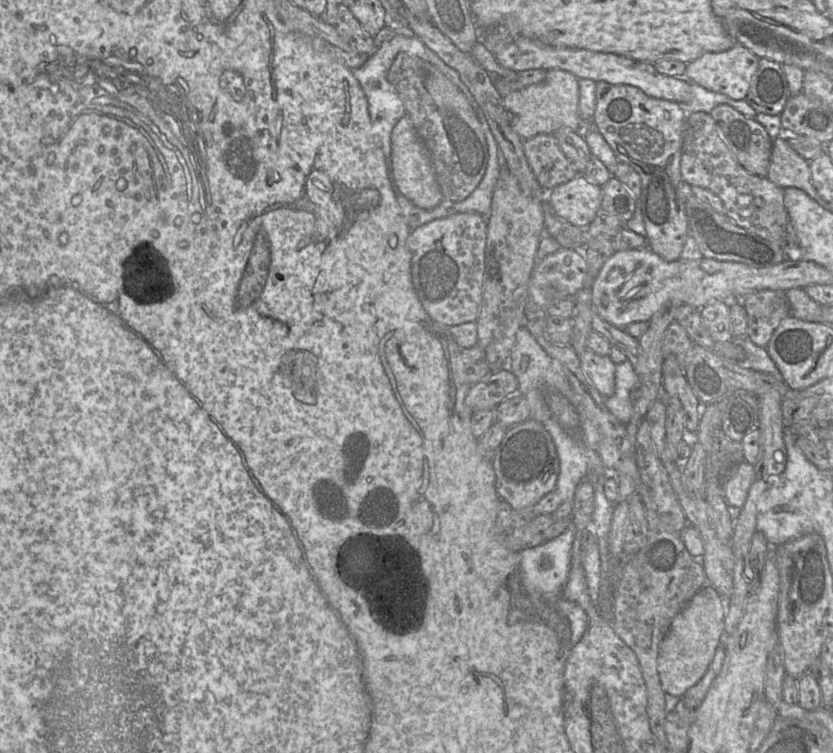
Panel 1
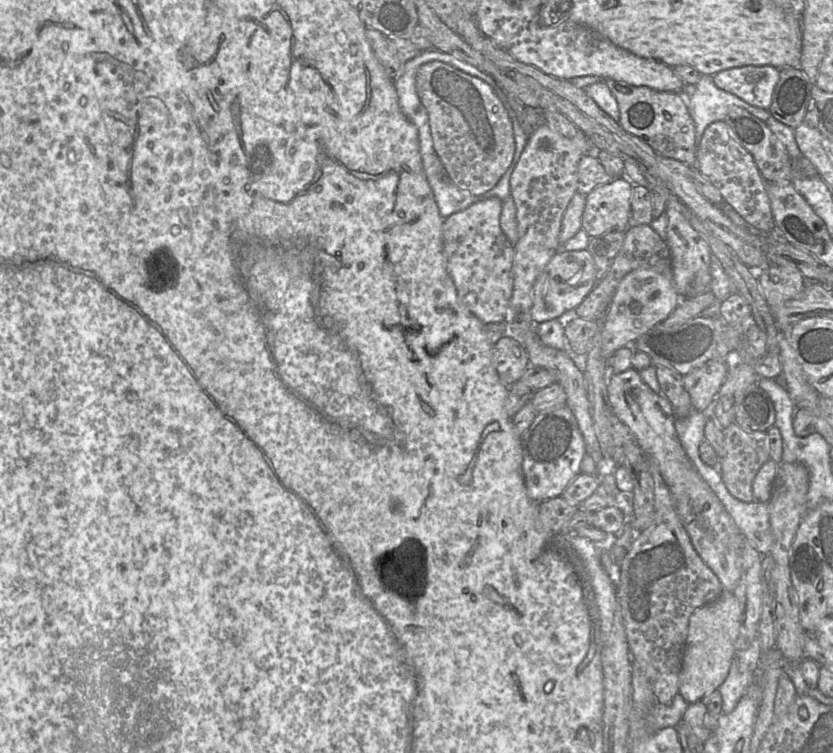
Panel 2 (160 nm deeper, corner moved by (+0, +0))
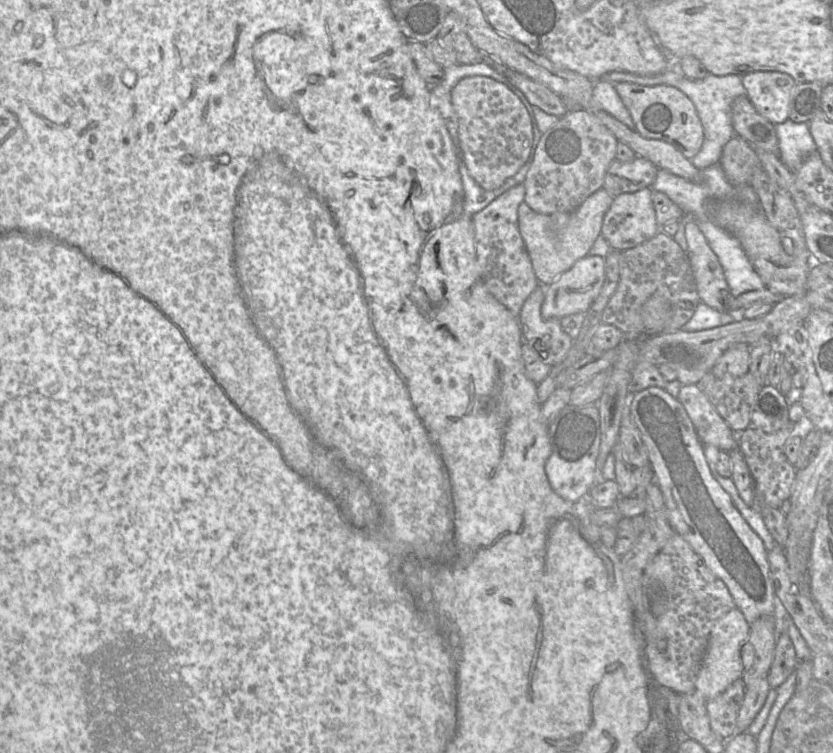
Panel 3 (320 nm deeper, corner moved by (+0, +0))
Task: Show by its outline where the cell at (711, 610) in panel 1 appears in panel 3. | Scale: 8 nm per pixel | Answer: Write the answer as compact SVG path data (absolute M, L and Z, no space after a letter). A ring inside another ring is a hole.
M737 607L714 623L709 635L706 654L695 682L695 691L707 701L722 694L729 685L742 676L744 666L741 658L741 649L748 641L749 632L750 625Z

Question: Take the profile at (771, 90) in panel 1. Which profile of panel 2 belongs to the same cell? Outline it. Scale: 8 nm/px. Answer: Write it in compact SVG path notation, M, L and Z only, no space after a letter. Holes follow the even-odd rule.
M782 67L768 109L771 117L783 124L796 128L803 124L812 89L815 86L800 69Z

